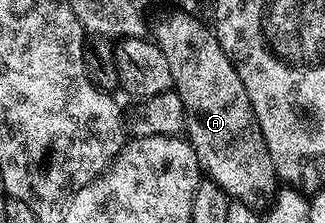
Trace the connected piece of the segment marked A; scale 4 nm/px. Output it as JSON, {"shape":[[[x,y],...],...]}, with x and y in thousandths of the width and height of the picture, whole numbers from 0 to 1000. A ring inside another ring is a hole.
{"shape":[[[529,76],[489,103],[480,197],[505,229],[505,265],[517,265],[517,305],[529,318],[535,377],[532,413],[548,417],[554,462],[566,462],[572,502],[566,596],[603,677],[612,762],[643,807],[662,812],[711,892],[785,928],[815,924],[849,848],[837,695],[806,619],[751,372],[738,372],[738,345],[726,336],[717,283],[702,265],[702,247],[689,247],[655,143],[637,117],[631,130],[591,76]]]}

